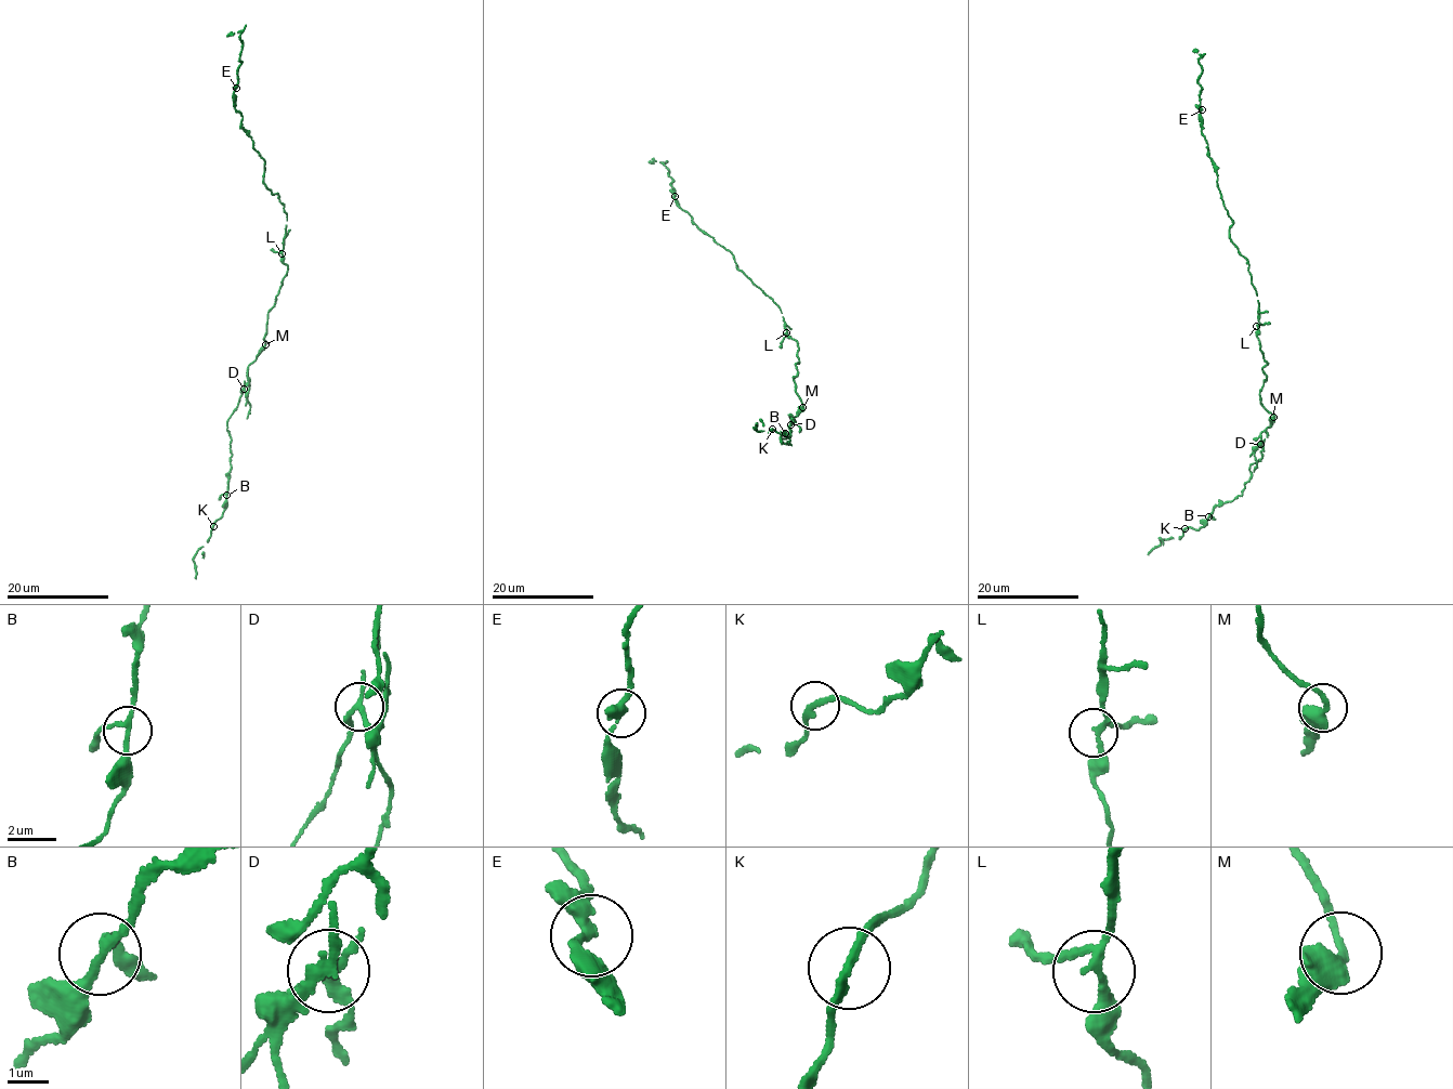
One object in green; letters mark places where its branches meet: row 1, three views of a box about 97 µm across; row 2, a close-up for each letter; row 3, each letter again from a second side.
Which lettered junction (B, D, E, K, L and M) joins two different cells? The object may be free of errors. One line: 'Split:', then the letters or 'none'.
Split: D

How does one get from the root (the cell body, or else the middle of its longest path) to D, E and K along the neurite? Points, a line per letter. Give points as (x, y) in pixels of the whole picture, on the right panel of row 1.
D: (1264, 356), (1266, 380), (1259, 398), (1273, 420), (1261, 433), (1260, 445), (1256, 447), (1260, 444)
E: (1264, 356), (1256, 290), (1247, 261), (1230, 239), (1232, 220), (1217, 186), (1202, 109)
K: (1264, 356), (1259, 398), (1273, 420), (1256, 447), (1262, 457), (1241, 495), (1216, 507), (1205, 526), (1186, 528)

